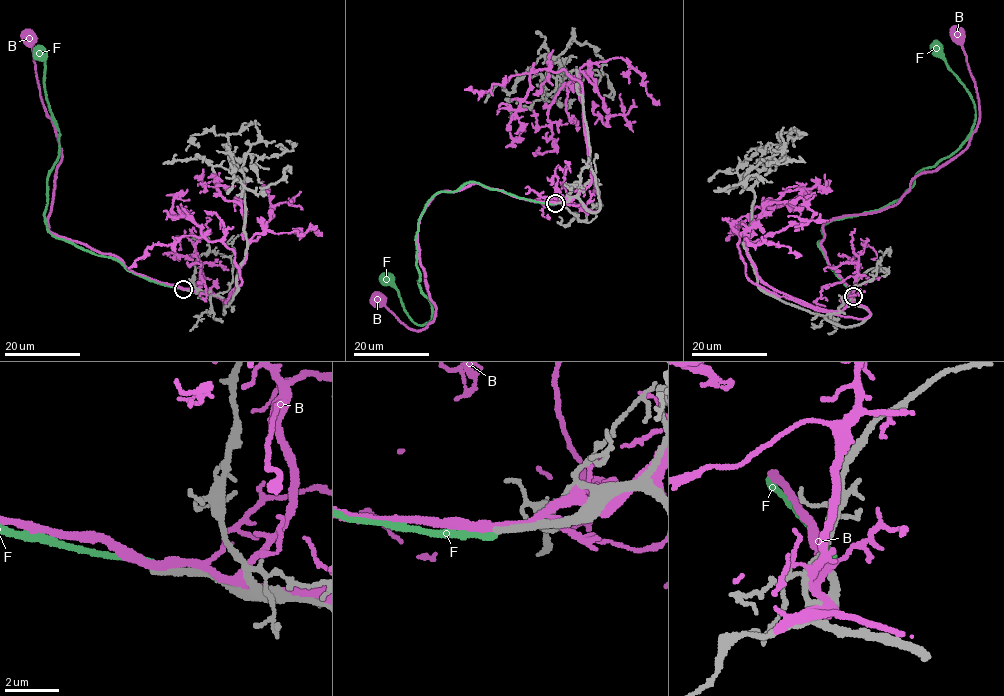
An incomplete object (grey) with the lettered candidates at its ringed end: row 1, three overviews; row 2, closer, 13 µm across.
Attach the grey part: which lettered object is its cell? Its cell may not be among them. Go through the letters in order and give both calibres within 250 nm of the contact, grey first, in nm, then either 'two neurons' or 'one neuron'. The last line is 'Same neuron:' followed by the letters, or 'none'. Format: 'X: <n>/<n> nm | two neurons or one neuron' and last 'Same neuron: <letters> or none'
B: 360/300 nm | two neurons
F: 280/240 nm | two neurons
Same neuron: none

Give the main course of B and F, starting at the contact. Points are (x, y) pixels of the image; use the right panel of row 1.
B: (853, 296), (829, 265), (822, 225), (892, 207), (914, 177), (967, 147), (979, 117), (978, 99), (957, 35)
F: (853, 296), (817, 243), (824, 225), (895, 201), (918, 172), (966, 138), (975, 115), (971, 96), (935, 47)

